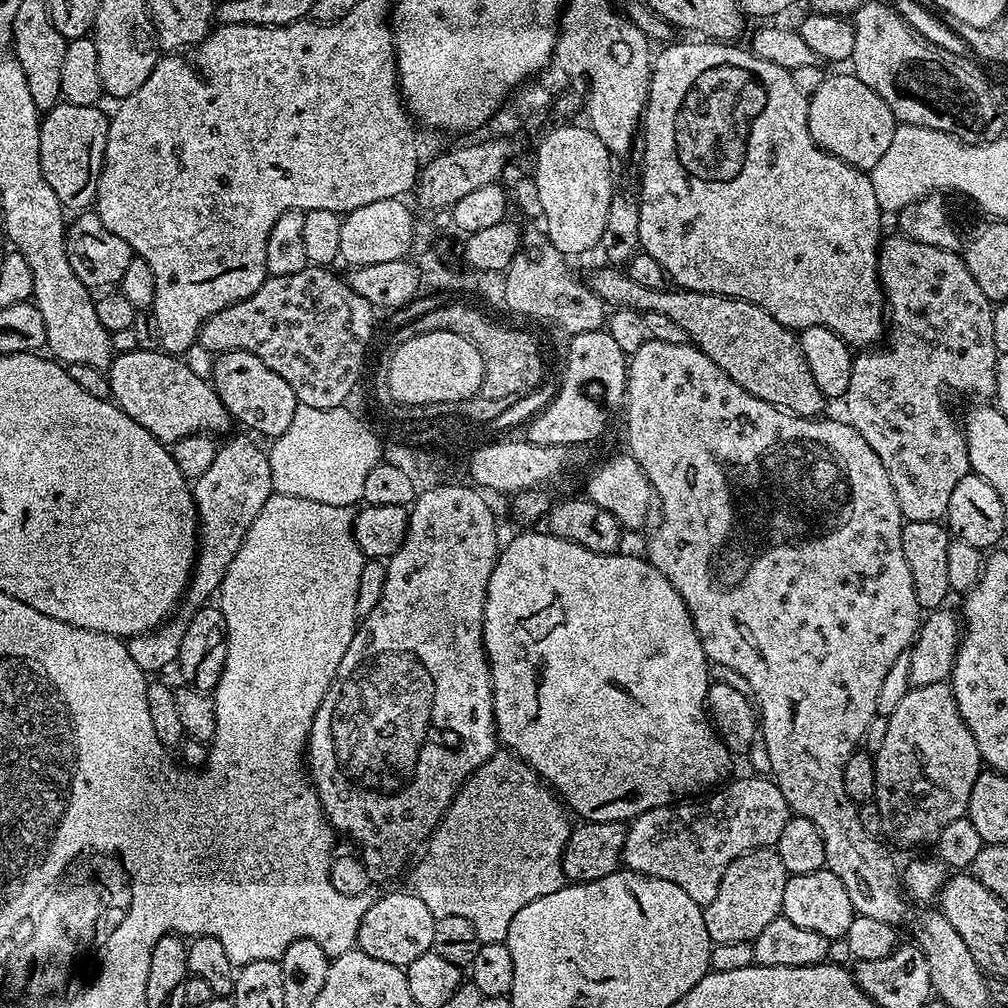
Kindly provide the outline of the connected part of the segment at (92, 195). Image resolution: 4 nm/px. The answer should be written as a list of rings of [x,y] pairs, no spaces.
[[[61,102],[43,113],[40,121],[42,174],[65,209],[88,210],[95,205],[110,119],[109,113],[102,109],[94,104],[78,106]]]

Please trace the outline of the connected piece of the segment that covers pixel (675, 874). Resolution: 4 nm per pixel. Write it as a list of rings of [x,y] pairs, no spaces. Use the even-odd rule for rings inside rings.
[[[764,774],[749,775],[741,780],[729,779],[723,786],[717,787],[703,798],[658,806],[654,810],[646,810],[646,814],[637,816],[627,825],[623,867],[629,872],[674,882],[674,886],[686,890],[686,894],[690,894],[690,898],[694,898],[694,902],[701,906],[714,902],[714,897],[718,895],[718,882],[722,882],[726,866],[730,866],[730,862],[734,862],[739,856],[753,852],[755,848],[775,846],[778,838],[782,838],[782,829],[786,827],[786,822],[794,814],[786,798],[782,798],[782,790],[778,790],[775,780]]]

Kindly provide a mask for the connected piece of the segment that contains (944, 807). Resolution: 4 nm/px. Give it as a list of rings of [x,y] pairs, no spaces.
[[[934,682],[934,686],[909,687],[906,698],[902,698],[902,702],[898,702],[898,707],[894,710],[894,714],[890,714],[886,718],[885,724],[888,725],[884,728],[884,737],[880,740],[880,749],[874,752],[876,762],[876,794],[874,802],[878,806],[878,814],[882,814],[883,839],[889,845],[897,844],[900,848],[916,848],[919,844],[935,845],[938,834],[942,834],[942,830],[946,830],[946,826],[950,826],[950,822],[962,818],[968,811],[970,790],[974,790],[974,782],[978,782],[982,771],[978,742],[974,742],[974,734],[970,734],[970,730],[958,710],[958,702],[952,693],[952,685],[948,682]]]

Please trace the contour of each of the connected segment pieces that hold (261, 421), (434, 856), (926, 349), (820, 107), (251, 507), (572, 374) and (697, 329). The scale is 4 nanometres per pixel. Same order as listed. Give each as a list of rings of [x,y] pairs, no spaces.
[[[221,352],[213,360],[216,361],[212,364],[210,383],[216,389],[222,406],[226,406],[229,417],[244,427],[241,429],[257,437],[275,438],[286,434],[298,403],[287,382],[278,378],[262,358],[249,352]]]
[[[498,750],[452,799],[447,814],[433,830],[423,849],[424,857],[415,861],[410,890],[437,916],[466,918],[478,934],[481,944],[507,941],[510,922],[522,906],[530,906],[542,894],[554,894],[566,881],[562,870],[562,854],[574,827],[570,813],[559,796],[541,780],[540,775],[524,760],[507,750]]]
[[[893,234],[885,239],[880,246],[880,263],[878,265],[880,282],[884,290],[886,301],[886,339],[883,341],[884,348],[872,346],[867,350],[860,350],[852,357],[852,369],[850,370],[850,386],[846,394],[842,397],[844,404],[843,415],[847,423],[870,442],[870,450],[882,458],[882,466],[886,466],[886,474],[890,474],[890,486],[894,486],[896,501],[900,507],[900,512],[904,515],[905,521],[909,520],[935,520],[939,521],[947,513],[950,506],[950,494],[954,494],[954,486],[962,482],[962,478],[969,475],[968,467],[968,447],[964,441],[964,433],[957,427],[958,420],[952,417],[952,412],[948,409],[948,404],[944,401],[944,391],[948,384],[956,392],[965,392],[968,396],[980,396],[976,398],[992,398],[996,394],[996,357],[998,355],[995,346],[995,322],[993,320],[993,301],[982,294],[978,287],[978,282],[970,274],[970,270],[964,265],[963,255],[955,252],[948,252],[938,246],[926,246],[922,242],[914,242],[907,236]]]
[[[855,74],[847,75],[825,75],[822,86],[818,86],[818,90],[814,90],[814,94],[808,97],[810,138],[814,138],[814,142],[821,150],[836,156],[842,162],[861,170],[871,170],[874,166],[878,166],[882,154],[886,154],[890,141],[894,138],[894,130],[898,121],[890,110],[890,106],[886,106],[886,102],[882,102],[882,98],[878,98],[878,94],[874,90],[870,90],[870,86],[866,86],[866,82],[862,82]]]
[[[240,434],[233,440],[223,441],[218,454],[214,454],[214,463],[206,469],[191,485],[192,497],[196,503],[196,518],[200,525],[198,547],[196,550],[196,566],[192,570],[192,579],[188,582],[188,591],[180,601],[170,622],[141,636],[127,637],[130,658],[138,662],[145,674],[160,672],[163,668],[173,667],[178,658],[178,650],[182,646],[182,634],[186,634],[186,626],[199,608],[205,607],[208,600],[217,595],[220,583],[230,570],[230,562],[234,562],[234,554],[242,546],[246,538],[246,530],[250,530],[254,518],[258,518],[262,506],[274,495],[270,478],[270,462],[267,451],[255,444],[251,435]]]
[[[607,330],[578,334],[567,342],[564,377],[559,377],[556,396],[526,424],[526,439],[538,446],[568,448],[596,439],[607,430],[608,419],[615,414],[616,407],[618,412],[626,400],[628,360]]]
[[[616,266],[603,267],[590,280],[590,287],[603,298],[609,309],[632,308],[641,314],[666,314],[666,318],[686,330],[689,341],[700,348],[710,362],[734,378],[742,390],[754,394],[754,398],[762,398],[762,402],[770,402],[775,408],[782,408],[795,416],[816,418],[823,413],[820,411],[826,404],[826,398],[811,377],[806,358],[802,358],[797,333],[782,326],[782,322],[775,320],[762,306],[754,306],[754,302],[733,296],[715,296],[712,292],[686,292],[668,286],[638,286],[627,271]]]

